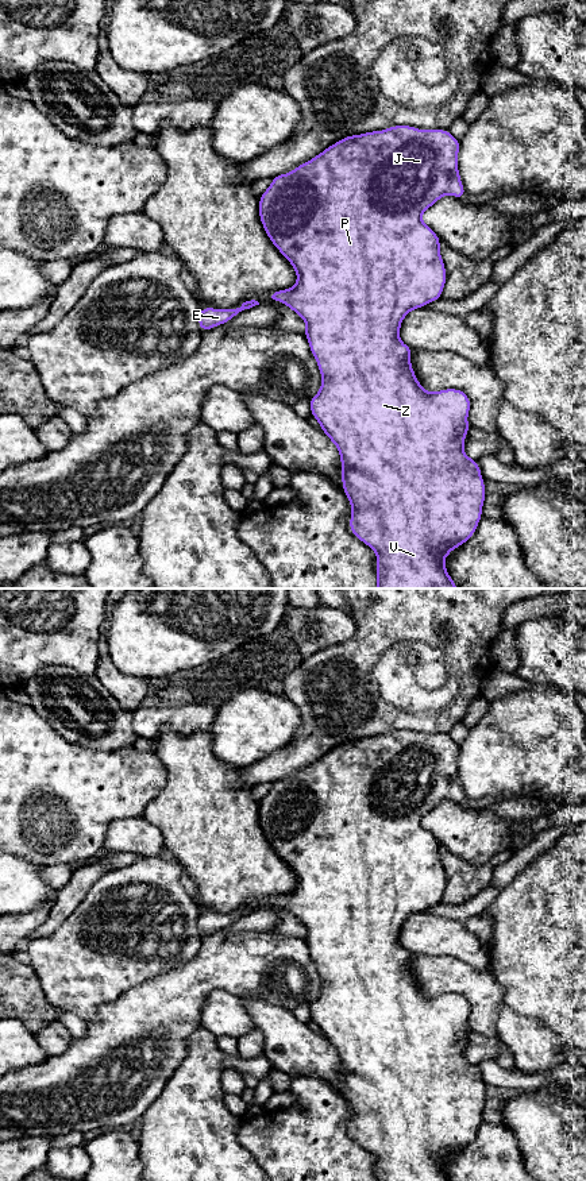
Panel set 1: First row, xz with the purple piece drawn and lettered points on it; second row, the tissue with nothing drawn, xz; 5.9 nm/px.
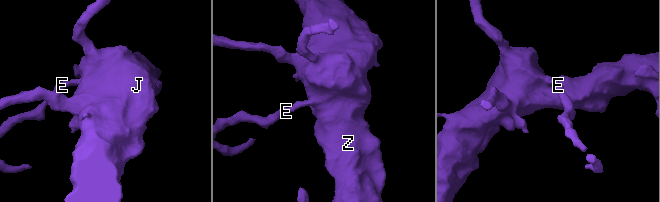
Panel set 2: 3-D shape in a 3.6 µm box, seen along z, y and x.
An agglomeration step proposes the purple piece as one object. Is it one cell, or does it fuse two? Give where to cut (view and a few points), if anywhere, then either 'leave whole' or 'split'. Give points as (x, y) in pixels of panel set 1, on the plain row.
no cut; leave whole

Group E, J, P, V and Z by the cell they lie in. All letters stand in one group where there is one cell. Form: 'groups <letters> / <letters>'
groups E J P V Z

